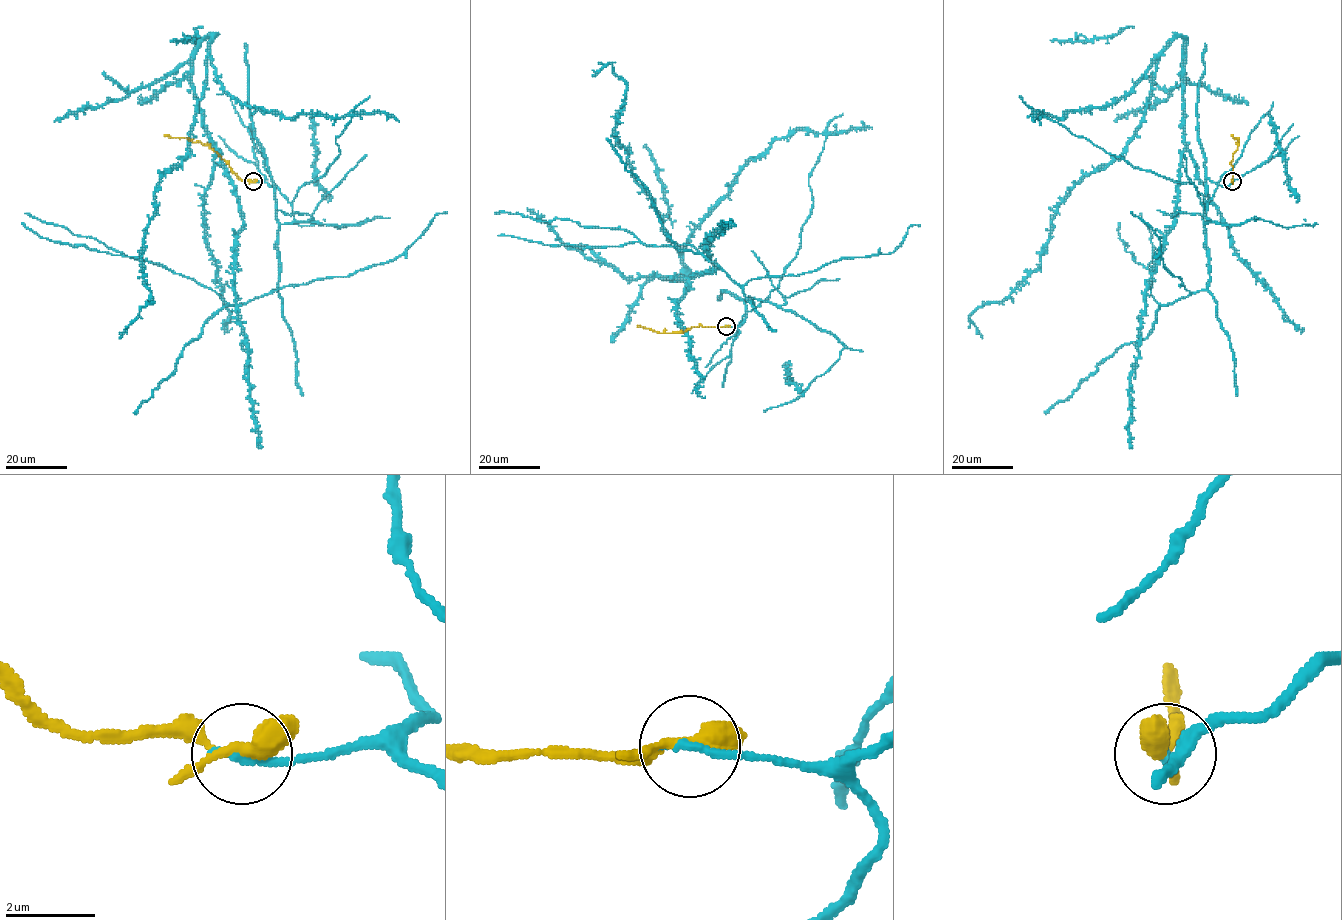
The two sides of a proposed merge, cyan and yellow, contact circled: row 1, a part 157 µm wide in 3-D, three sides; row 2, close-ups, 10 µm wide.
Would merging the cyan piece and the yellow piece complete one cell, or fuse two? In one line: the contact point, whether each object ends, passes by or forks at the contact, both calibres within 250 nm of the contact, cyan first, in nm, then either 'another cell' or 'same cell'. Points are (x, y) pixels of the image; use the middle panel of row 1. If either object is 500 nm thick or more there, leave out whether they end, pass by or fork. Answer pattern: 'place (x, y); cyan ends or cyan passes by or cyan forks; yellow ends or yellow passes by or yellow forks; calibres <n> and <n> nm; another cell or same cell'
place (726, 326); cyan ends; yellow forks; calibres 220 and 280 nm; another cell

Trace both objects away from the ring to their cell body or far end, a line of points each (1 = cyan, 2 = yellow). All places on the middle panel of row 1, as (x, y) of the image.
1: (726, 326), (800, 248), (825, 134), (794, 131), (751, 159), (664, 277), (713, 270), (707, 241), (734, 223)
2: (726, 326), (700, 325), (681, 332), (657, 332), (636, 325)

